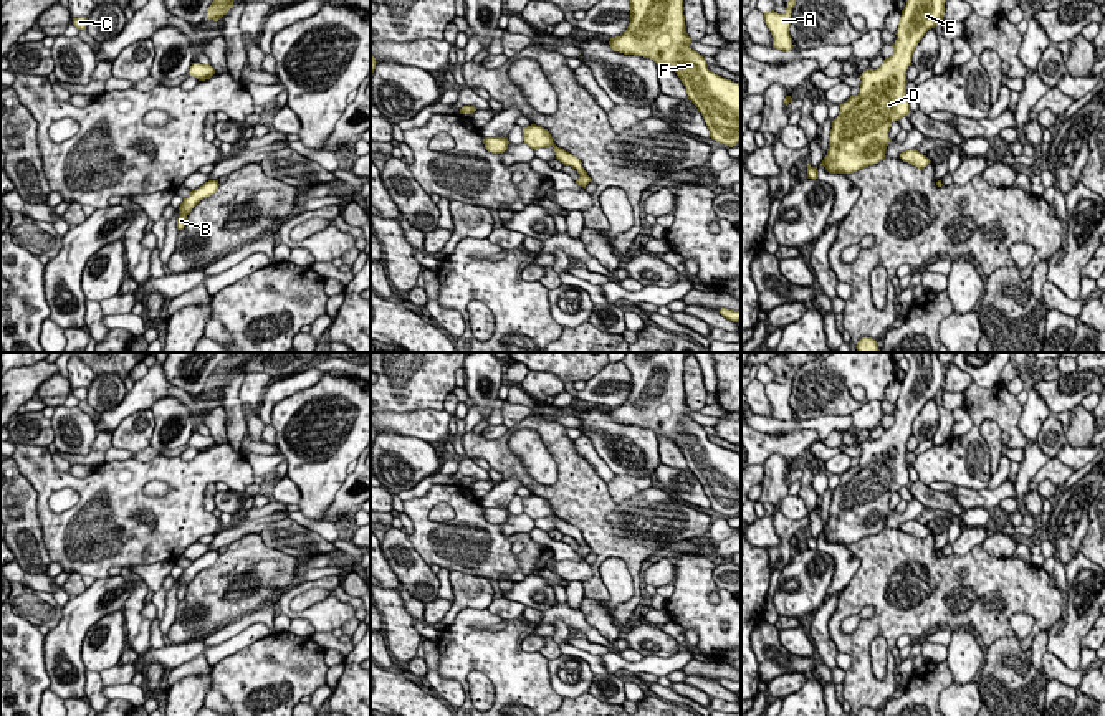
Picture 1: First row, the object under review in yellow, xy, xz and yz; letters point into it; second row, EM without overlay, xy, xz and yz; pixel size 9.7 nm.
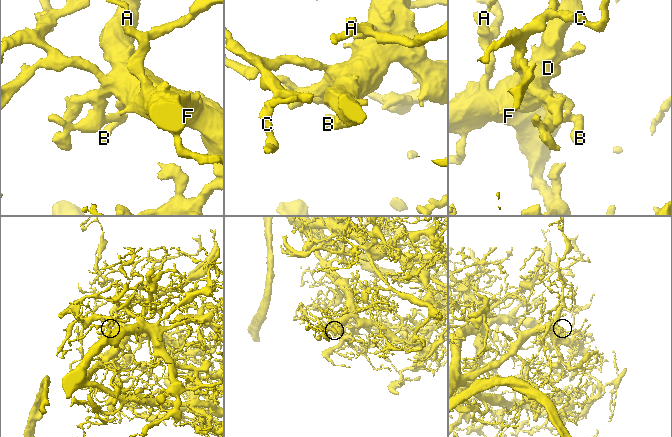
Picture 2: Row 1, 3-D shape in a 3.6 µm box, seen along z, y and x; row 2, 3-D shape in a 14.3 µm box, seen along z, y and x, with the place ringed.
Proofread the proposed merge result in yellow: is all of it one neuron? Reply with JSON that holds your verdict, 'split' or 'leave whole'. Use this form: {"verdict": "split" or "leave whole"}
{"verdict": "leave whole"}

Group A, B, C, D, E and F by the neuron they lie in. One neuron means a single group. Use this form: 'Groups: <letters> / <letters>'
Groups: A B C D E F

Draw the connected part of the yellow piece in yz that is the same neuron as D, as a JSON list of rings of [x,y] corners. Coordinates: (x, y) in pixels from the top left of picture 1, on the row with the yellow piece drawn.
[[[908,0],[902,10],[893,55],[877,69],[865,69],[857,96],[840,104],[832,121],[822,164],[829,174],[854,174],[885,159],[890,127],[910,114],[906,69],[925,33],[940,26],[945,0]]]

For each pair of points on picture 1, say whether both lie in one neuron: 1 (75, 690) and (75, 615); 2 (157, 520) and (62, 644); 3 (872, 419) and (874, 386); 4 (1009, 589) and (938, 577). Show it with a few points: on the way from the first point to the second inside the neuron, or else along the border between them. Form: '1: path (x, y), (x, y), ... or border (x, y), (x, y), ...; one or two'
1: path (80, 672), (75, 634); one
2: border (108, 574), (95, 581); two
3: border (879, 399), (864, 402), (851, 415); two
4: path (991, 589), (956, 589); one

